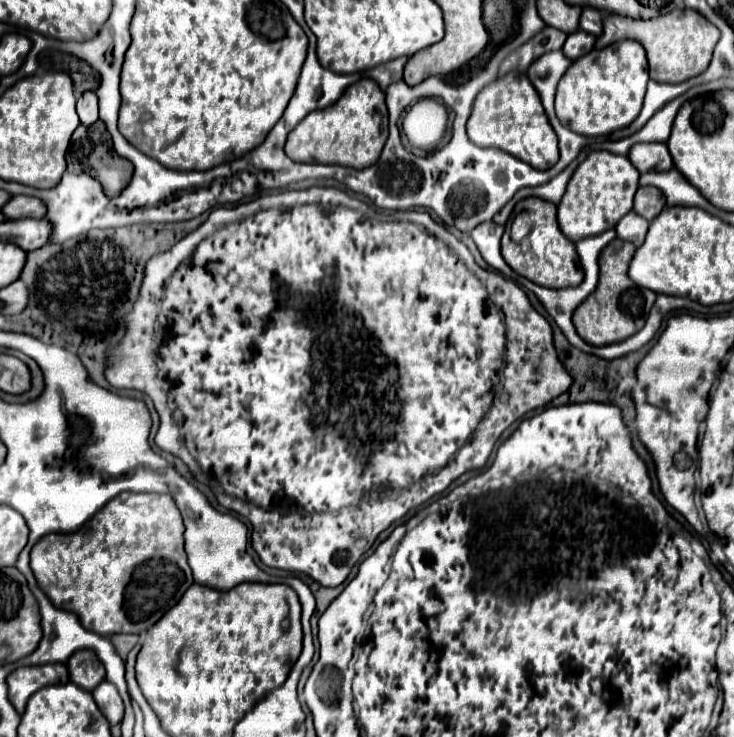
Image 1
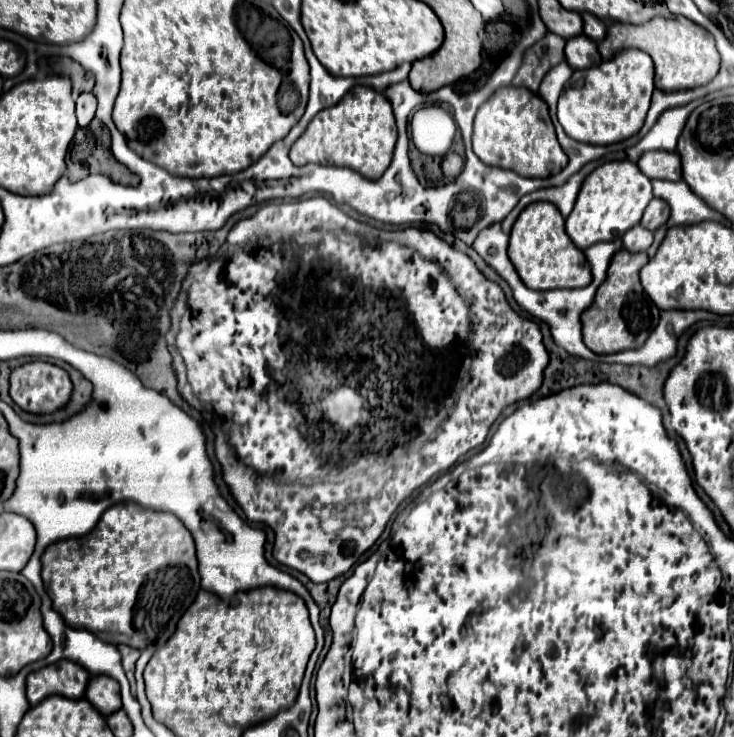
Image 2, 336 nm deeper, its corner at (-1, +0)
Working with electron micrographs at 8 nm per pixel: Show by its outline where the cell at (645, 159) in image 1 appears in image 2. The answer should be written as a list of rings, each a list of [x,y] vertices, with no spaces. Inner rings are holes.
[[[648,151],[640,157],[638,167],[650,179],[666,179],[666,181],[682,179],[680,155],[674,151]]]

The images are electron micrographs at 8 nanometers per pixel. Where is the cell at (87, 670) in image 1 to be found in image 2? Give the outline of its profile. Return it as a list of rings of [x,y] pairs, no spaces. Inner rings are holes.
[[[94,675],[86,689],[86,699],[98,709],[102,715],[110,715],[122,707],[120,699],[120,685],[112,677]]]

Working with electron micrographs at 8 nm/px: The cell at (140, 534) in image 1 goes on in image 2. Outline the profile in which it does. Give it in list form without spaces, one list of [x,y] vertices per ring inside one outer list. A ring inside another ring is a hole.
[[[116,503],[104,511],[98,525],[88,535],[46,547],[42,555],[42,579],[52,607],[62,615],[66,625],[86,629],[106,643],[124,643],[140,651],[148,645],[164,645],[170,639],[200,589],[198,561],[190,531],[178,517],[142,509],[136,503]]]

